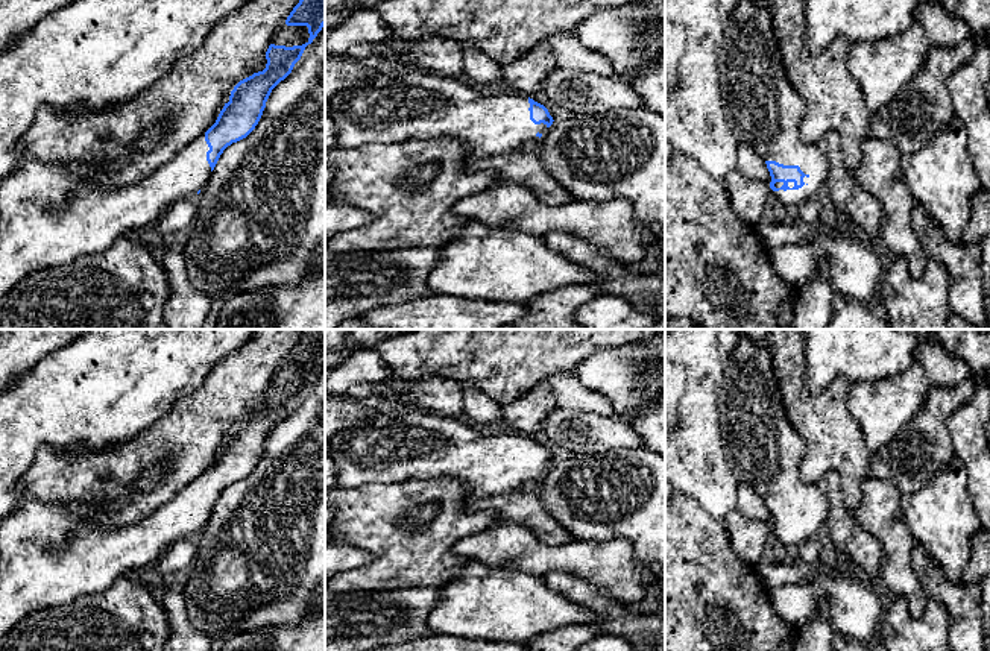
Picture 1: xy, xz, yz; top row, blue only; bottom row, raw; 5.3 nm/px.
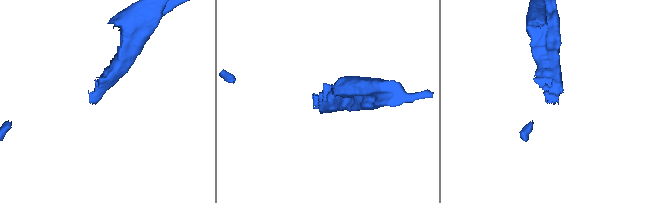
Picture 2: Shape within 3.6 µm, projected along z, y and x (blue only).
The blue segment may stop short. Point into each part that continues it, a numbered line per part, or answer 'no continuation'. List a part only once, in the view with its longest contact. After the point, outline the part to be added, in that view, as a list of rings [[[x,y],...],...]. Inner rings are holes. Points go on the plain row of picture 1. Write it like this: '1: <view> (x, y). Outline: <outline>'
1: yz (764, 451). Outline: [[[739,335],[730,354],[724,381],[718,388],[718,436],[724,455],[736,481],[752,486],[764,501],[800,507],[806,514],[802,528],[774,531],[780,543],[800,546],[824,531],[829,514],[828,498],[821,484],[806,484],[800,478],[806,446],[785,413],[768,343],[759,344],[749,335]]]

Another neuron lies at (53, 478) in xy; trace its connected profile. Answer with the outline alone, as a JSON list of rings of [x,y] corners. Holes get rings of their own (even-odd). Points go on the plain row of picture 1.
[[[257,329],[252,338],[216,364],[197,388],[175,401],[162,419],[121,445],[74,452],[55,452],[41,446],[20,481],[23,502],[64,505],[108,499],[114,508],[100,514],[99,524],[103,530],[141,520],[216,463],[231,431],[266,395],[273,375],[285,366],[302,332],[304,329]],[[164,463],[169,464],[169,472],[152,492],[134,490],[134,483],[143,470]]]

